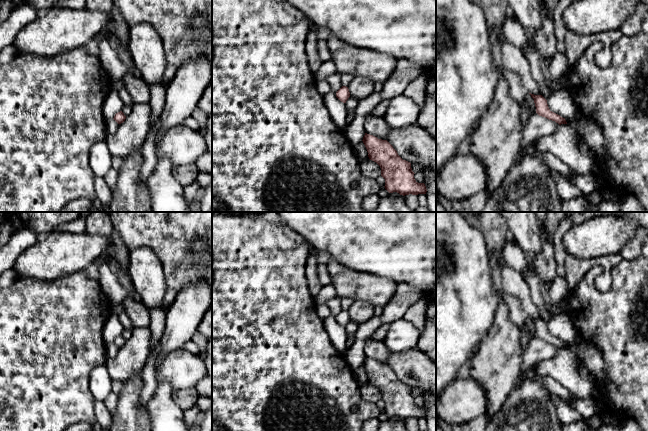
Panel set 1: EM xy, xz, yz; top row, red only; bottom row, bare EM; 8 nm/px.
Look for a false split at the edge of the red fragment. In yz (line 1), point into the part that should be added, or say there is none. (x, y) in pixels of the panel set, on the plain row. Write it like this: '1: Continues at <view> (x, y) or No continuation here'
1: No continuation here

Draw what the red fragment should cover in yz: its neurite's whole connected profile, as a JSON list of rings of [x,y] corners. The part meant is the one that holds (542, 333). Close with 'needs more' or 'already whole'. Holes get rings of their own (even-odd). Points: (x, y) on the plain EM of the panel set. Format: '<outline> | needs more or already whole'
[[[531,318],[531,321],[534,323],[535,331],[536,331],[536,337],[539,340],[545,341],[549,344],[555,345],[559,349],[561,348],[567,348],[565,342],[561,341],[560,339],[552,336],[547,328],[547,324],[542,319],[534,319]]] | already whole

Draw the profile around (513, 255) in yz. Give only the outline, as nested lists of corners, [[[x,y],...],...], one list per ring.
[[[511,237],[506,241],[501,255],[506,266],[512,268],[524,277],[524,273],[533,266],[533,260]]]

